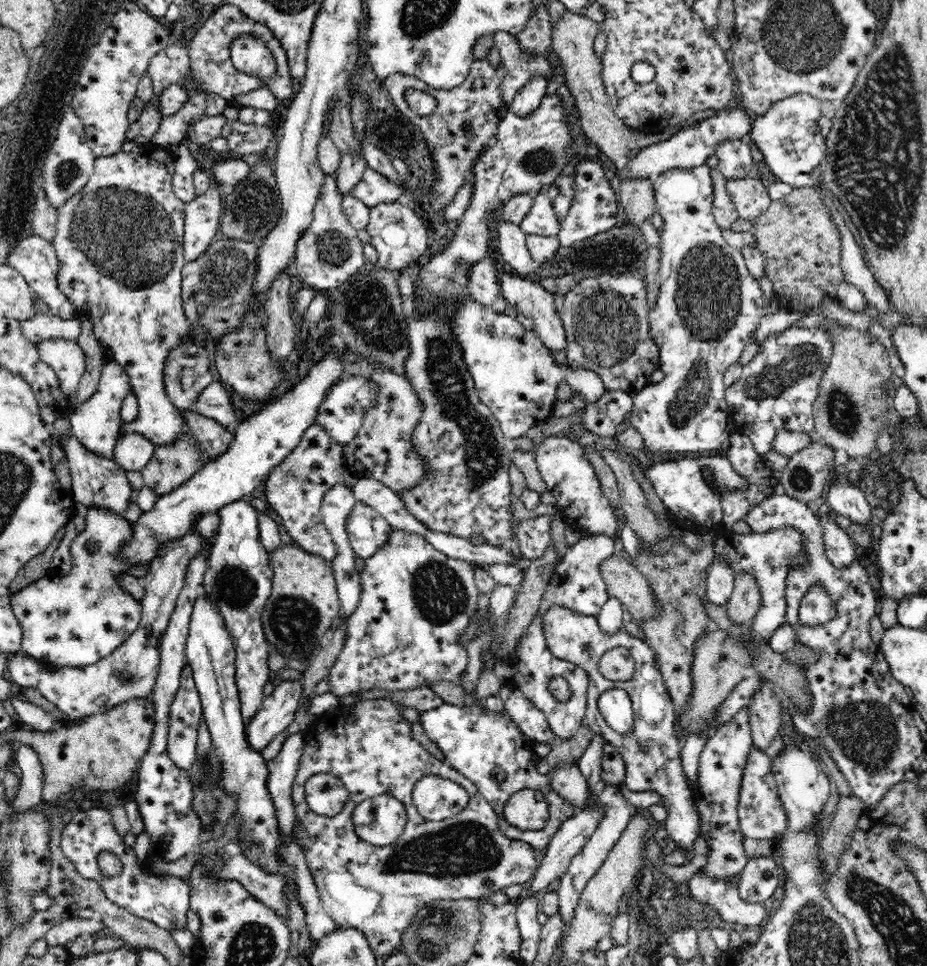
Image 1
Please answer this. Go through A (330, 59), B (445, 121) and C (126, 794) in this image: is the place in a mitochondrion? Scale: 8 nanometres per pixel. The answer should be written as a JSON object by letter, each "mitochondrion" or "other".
{"A":"other","B":"other","C":"other"}

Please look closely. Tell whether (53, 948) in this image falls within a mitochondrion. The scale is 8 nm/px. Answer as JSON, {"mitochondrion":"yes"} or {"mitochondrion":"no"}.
{"mitochondrion":"no"}

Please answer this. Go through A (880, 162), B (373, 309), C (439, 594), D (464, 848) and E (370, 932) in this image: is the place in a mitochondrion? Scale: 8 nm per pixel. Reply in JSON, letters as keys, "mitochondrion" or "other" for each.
{"A":"mitochondrion","B":"mitochondrion","C":"mitochondrion","D":"mitochondrion","E":"other"}

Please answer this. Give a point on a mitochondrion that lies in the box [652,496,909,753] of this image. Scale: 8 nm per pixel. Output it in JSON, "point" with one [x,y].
{"point":[677,624]}

